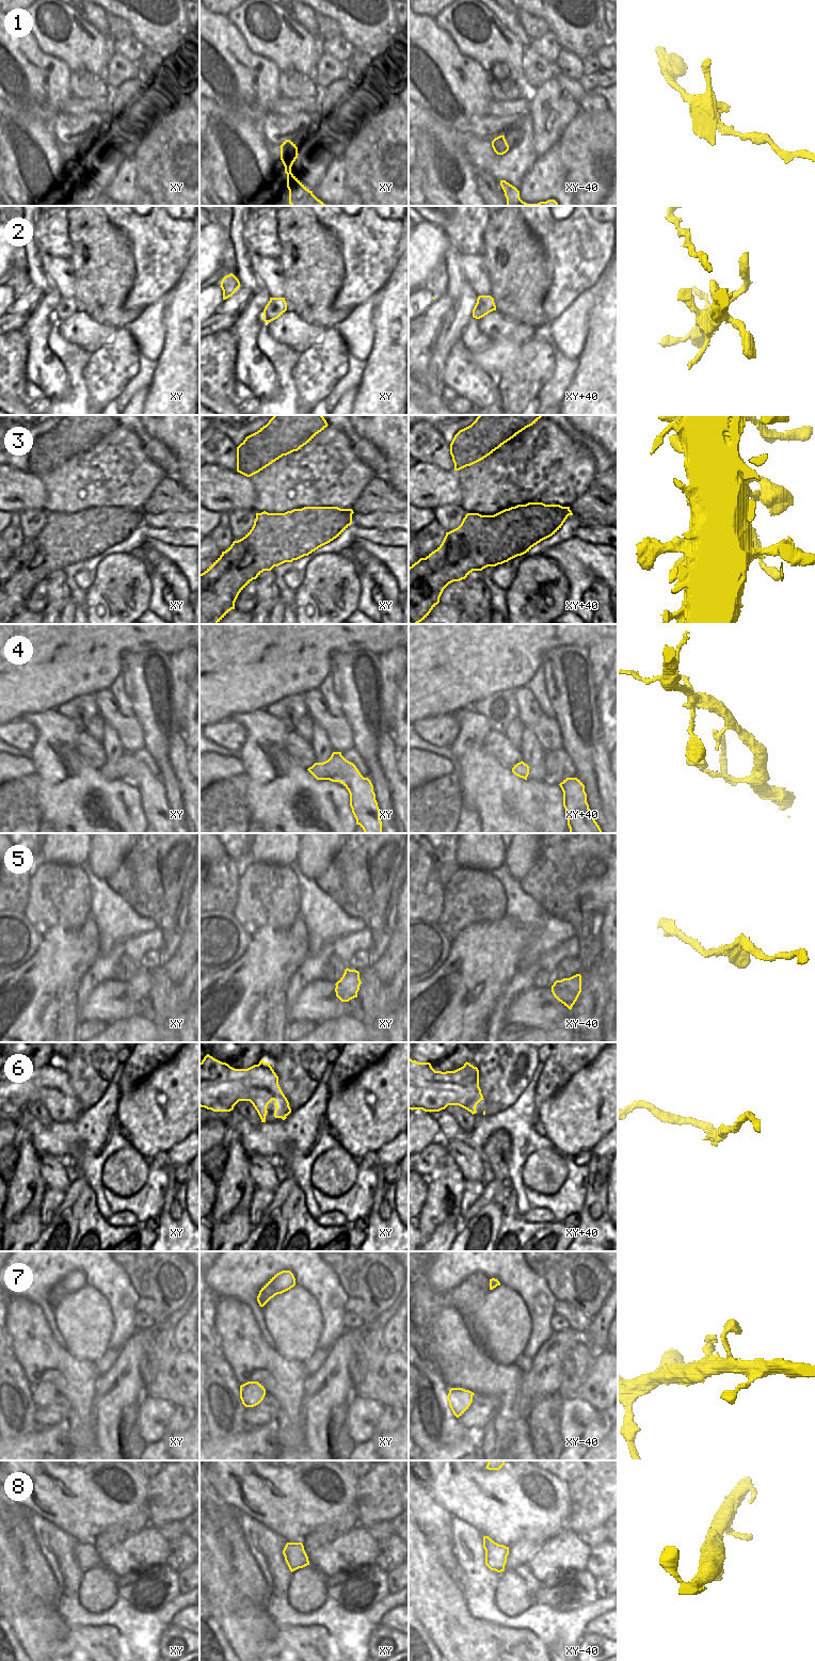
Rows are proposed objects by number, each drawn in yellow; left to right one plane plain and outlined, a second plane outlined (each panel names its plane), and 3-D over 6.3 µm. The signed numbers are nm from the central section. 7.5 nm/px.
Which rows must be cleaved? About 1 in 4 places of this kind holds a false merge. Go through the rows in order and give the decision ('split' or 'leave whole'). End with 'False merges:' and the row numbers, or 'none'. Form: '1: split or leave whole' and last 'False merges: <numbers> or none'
1: split
2: leave whole
3: leave whole
4: split
5: leave whole
6: leave whole
7: leave whole
8: leave whole
False merges: 1, 4

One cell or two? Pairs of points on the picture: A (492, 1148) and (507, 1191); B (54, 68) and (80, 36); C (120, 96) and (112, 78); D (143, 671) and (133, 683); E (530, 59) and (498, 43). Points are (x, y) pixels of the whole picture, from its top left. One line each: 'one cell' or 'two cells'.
A: one cell
B: two cells
C: two cells
D: one cell
E: two cells

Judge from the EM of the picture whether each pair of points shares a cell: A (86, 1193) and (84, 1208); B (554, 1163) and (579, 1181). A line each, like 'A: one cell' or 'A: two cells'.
A: one cell
B: two cells

